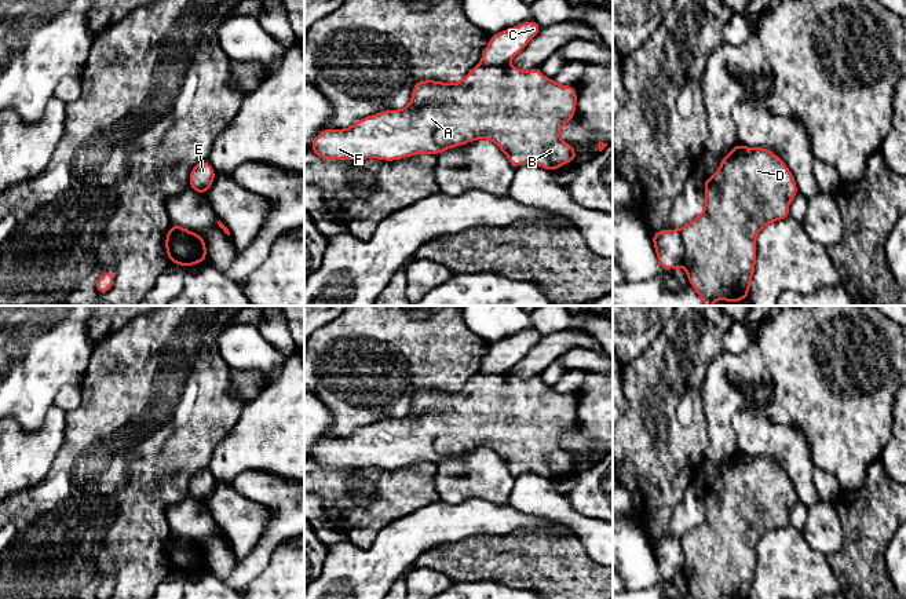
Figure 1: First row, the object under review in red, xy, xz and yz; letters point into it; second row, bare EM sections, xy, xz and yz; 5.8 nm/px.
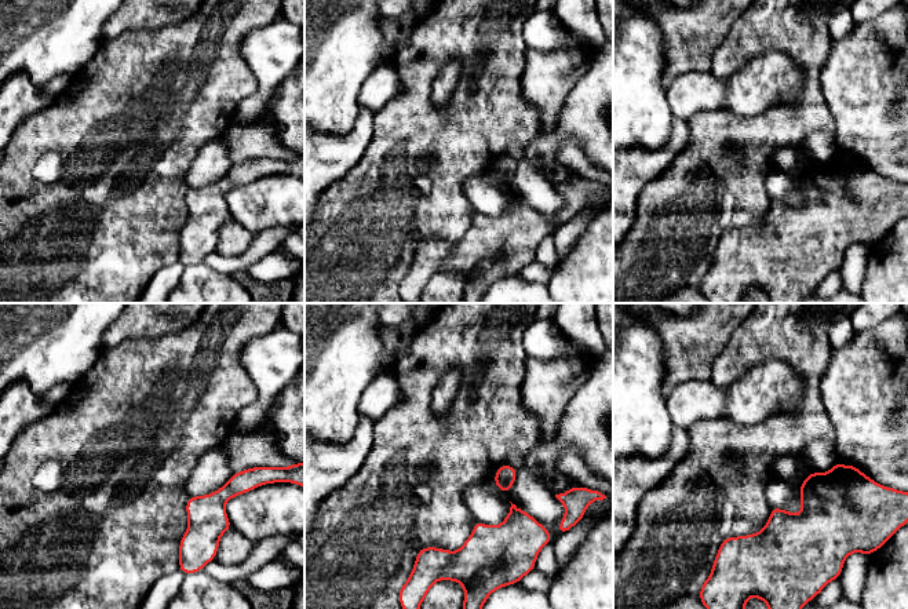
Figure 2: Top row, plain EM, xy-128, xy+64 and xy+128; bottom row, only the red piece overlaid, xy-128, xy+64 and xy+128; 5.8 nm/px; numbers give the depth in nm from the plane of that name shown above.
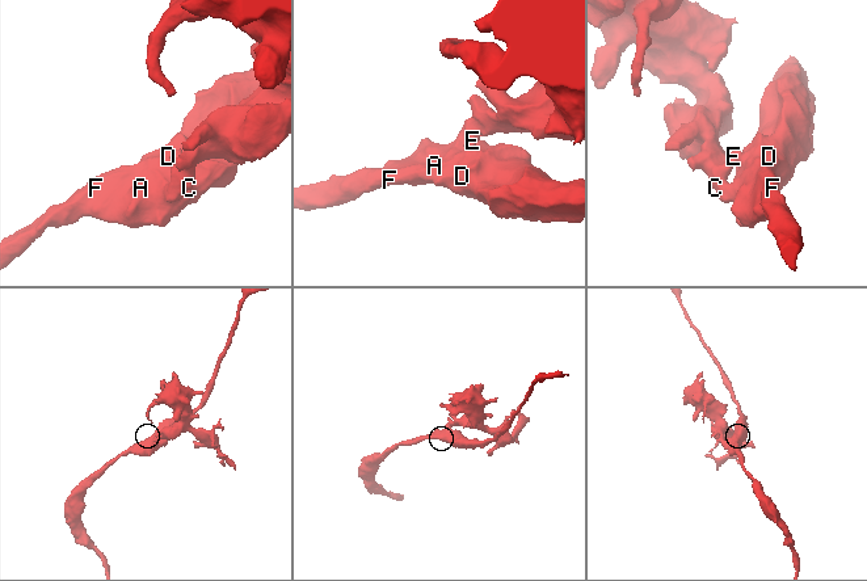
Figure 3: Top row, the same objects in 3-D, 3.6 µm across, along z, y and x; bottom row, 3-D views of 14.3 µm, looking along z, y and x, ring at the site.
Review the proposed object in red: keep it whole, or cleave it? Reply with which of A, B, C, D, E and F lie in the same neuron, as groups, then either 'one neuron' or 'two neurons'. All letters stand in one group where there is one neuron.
A B D F / C E; two neurons

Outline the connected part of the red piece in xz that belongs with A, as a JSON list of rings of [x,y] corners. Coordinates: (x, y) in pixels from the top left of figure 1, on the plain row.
[[[474,375],[461,390],[449,392],[438,388],[420,388],[412,397],[412,409],[405,417],[383,419],[355,430],[346,438],[325,437],[313,449],[310,460],[321,468],[402,468],[417,463],[439,464],[446,457],[463,454],[476,448],[489,448],[507,464],[509,472],[518,476],[534,472],[554,481],[556,476],[577,470],[576,457],[559,446],[560,437],[574,428],[577,398],[548,387],[538,376],[520,379],[514,375]]]

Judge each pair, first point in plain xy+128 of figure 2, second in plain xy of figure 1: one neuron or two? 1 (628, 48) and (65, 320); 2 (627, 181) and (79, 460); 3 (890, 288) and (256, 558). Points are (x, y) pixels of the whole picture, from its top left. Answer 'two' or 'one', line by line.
1: one
2: two
3: two

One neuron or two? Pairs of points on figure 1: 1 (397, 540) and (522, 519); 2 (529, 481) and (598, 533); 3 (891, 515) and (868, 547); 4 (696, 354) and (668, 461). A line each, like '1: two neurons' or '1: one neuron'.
1: one neuron
2: one neuron
3: one neuron
4: one neuron

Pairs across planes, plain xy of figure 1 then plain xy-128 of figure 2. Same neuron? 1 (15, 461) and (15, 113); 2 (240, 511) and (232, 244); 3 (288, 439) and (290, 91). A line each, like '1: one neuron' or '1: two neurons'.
1: one neuron
2: two neurons
3: one neuron

